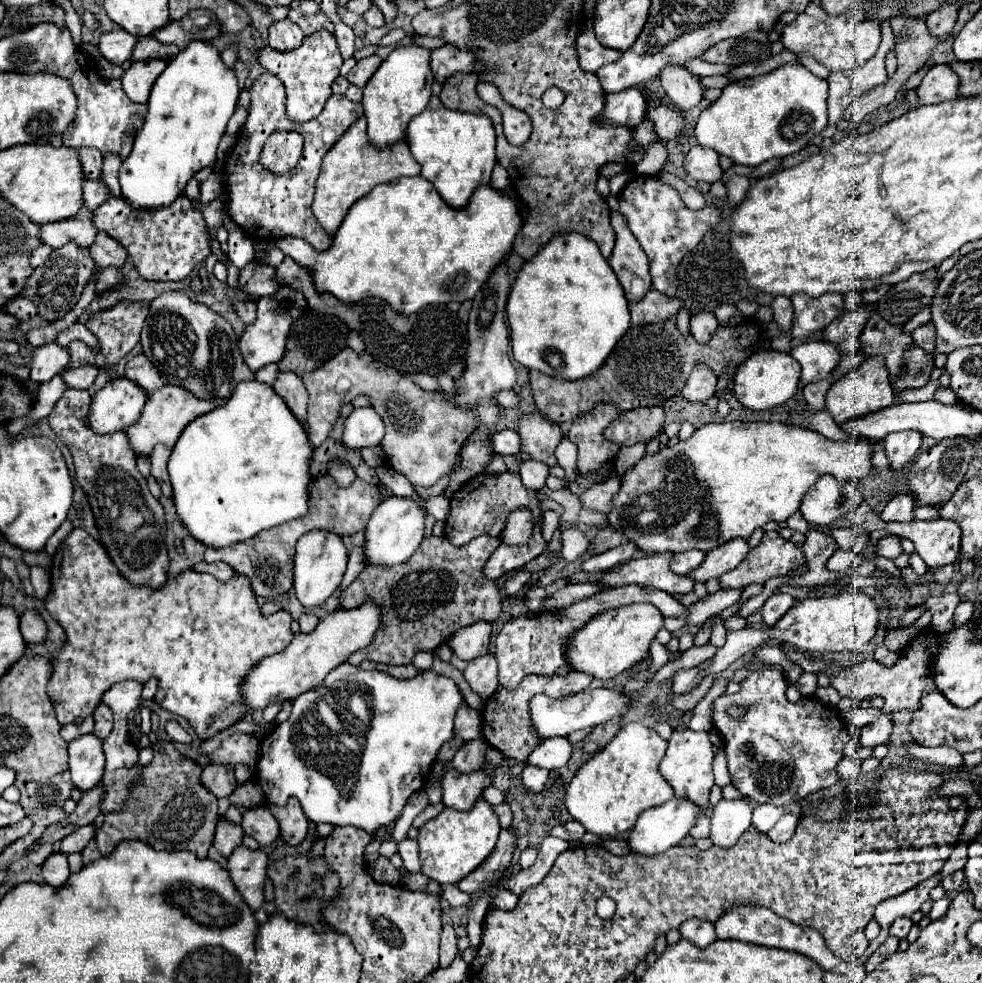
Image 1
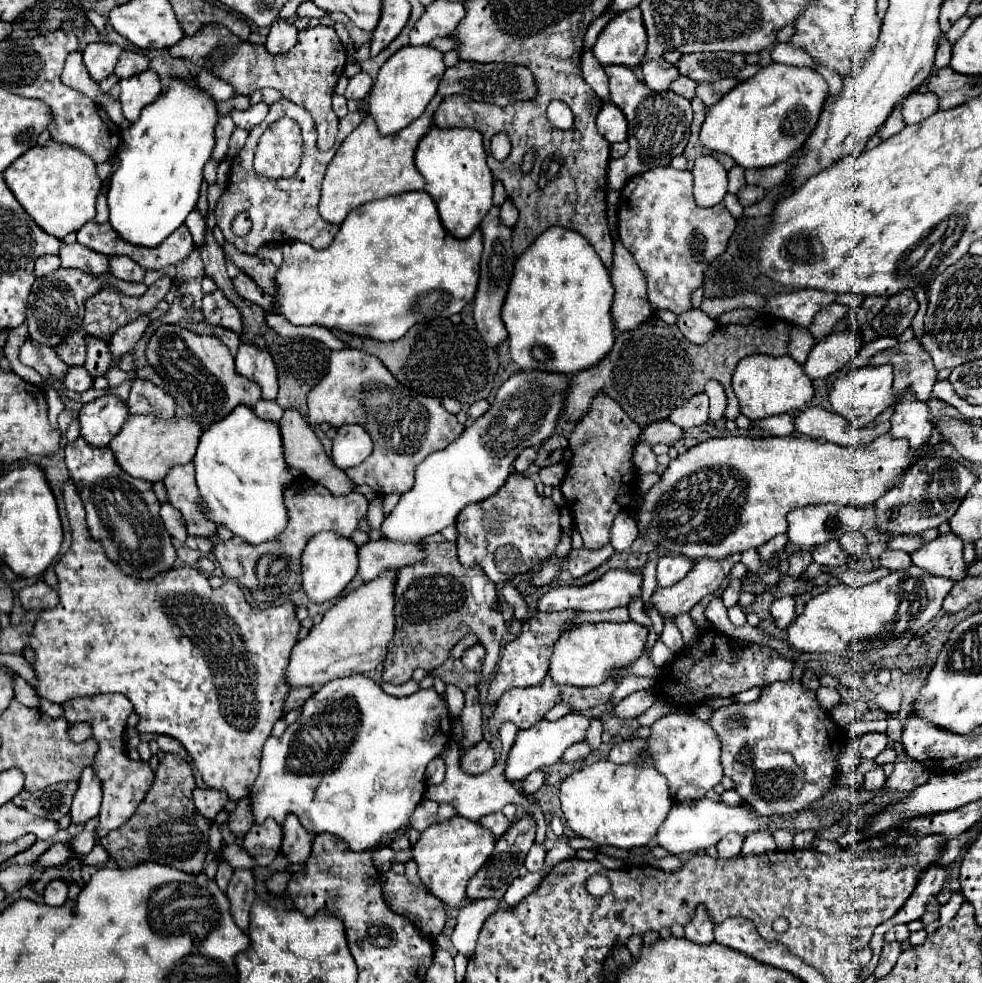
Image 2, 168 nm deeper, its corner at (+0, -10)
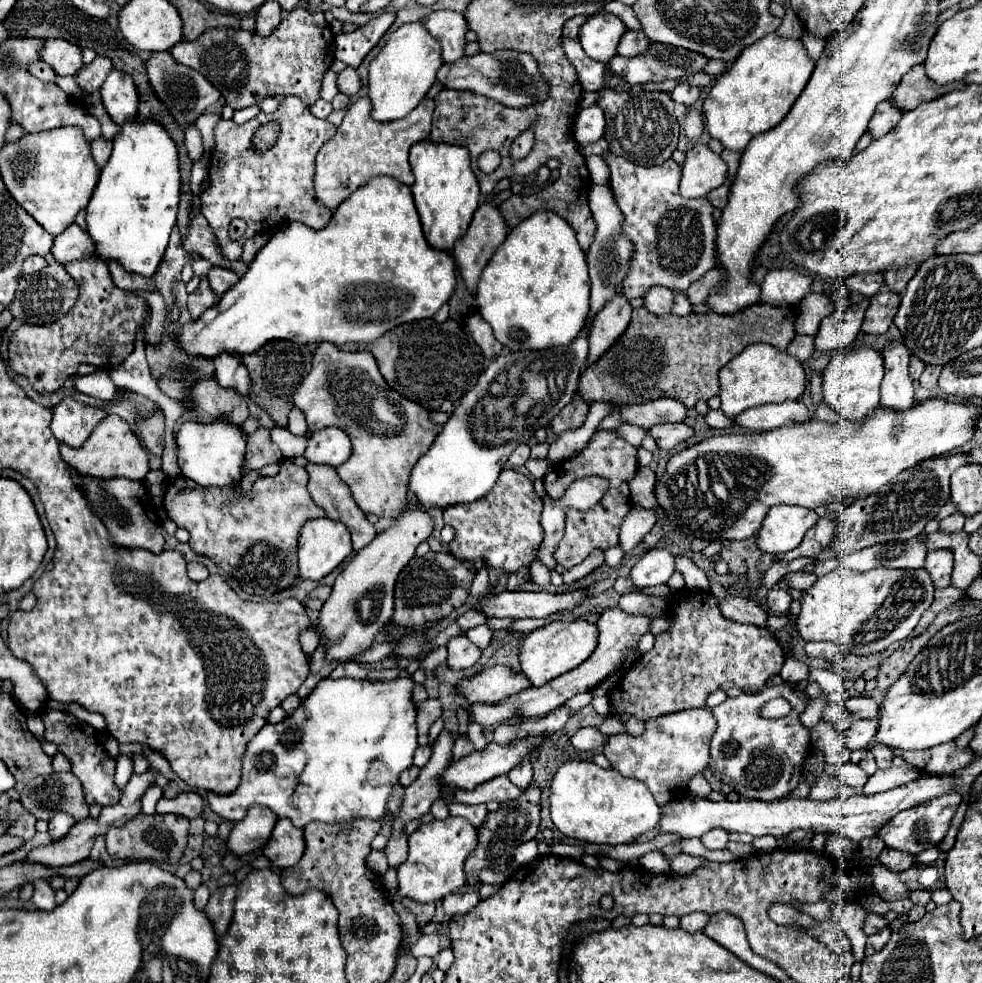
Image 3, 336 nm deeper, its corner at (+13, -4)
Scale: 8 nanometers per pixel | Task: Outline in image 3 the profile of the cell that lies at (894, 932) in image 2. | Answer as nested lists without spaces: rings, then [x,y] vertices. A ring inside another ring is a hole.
[[[868,912],[866,920],[864,920],[864,934],[866,934],[866,936],[876,934],[876,932],[880,932],[880,928],[884,928],[884,926],[886,926],[886,922],[884,922],[884,918],[882,918],[880,914]]]

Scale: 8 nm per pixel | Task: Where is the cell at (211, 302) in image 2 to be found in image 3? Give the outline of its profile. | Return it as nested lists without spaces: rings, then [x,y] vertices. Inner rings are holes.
[[[206,280],[200,282],[198,290],[188,294],[188,312],[192,318],[198,318],[204,310],[208,310],[210,306],[214,306],[218,302],[218,296],[212,292],[212,288],[208,286]]]

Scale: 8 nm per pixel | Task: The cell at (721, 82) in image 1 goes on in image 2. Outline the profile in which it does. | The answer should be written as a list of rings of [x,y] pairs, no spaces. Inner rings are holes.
[[[680,76],[675,82],[671,84],[671,91],[684,96],[688,100],[695,97],[697,83],[685,76]]]

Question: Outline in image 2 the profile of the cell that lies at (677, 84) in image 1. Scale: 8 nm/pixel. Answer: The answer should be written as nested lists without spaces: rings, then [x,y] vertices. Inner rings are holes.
[[[663,58],[653,60],[653,62],[645,62],[641,68],[645,74],[645,84],[657,92],[671,90],[671,82],[675,82],[681,76],[679,70]]]

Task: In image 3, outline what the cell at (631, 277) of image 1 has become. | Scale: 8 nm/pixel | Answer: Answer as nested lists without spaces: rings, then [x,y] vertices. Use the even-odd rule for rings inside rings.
[[[622,294],[614,296],[606,304],[606,308],[602,308],[602,312],[592,322],[592,328],[590,328],[588,366],[600,360],[600,356],[608,352],[608,348],[622,336],[620,332],[628,328],[630,318],[632,318],[632,306]]]

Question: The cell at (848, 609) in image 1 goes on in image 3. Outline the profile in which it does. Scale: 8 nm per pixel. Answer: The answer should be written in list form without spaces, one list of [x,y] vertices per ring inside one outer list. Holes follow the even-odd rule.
[[[844,566],[816,580],[802,596],[802,612],[798,616],[798,634],[804,640],[826,640],[838,644],[844,652],[868,656],[888,650],[890,644],[910,636],[920,616],[932,604],[934,586],[924,568],[890,570],[876,568],[854,572]]]

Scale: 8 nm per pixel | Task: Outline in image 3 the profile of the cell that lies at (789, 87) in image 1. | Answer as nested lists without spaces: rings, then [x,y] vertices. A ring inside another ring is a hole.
[[[778,32],[760,38],[710,86],[704,100],[704,122],[710,136],[720,140],[728,150],[744,152],[756,134],[768,132],[784,120],[808,84],[812,70],[814,60],[800,38],[782,38]]]

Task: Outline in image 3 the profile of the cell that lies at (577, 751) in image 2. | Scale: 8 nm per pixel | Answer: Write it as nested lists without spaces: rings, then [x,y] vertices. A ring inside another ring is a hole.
[[[580,728],[572,738],[572,746],[576,750],[594,750],[598,746],[604,746],[608,736],[604,736],[598,728]]]

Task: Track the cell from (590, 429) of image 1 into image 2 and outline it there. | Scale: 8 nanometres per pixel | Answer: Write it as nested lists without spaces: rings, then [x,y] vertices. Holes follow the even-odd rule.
[[[595,394],[591,400],[591,408],[589,414],[585,414],[585,418],[575,426],[571,438],[569,438],[569,448],[573,450],[573,460],[569,462],[567,468],[567,476],[561,484],[561,492],[575,516],[575,528],[581,532],[583,536],[583,546],[585,548],[601,548],[609,542],[609,528],[611,522],[615,518],[615,514],[621,510],[621,506],[615,502],[615,498],[619,494],[631,494],[633,492],[633,478],[635,468],[633,468],[633,450],[637,444],[637,436],[639,436],[641,428],[623,412],[623,408],[609,398],[607,394]]]

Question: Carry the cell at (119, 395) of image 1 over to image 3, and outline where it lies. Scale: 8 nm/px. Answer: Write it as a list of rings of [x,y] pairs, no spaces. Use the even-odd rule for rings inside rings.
[[[64,398],[58,406],[54,406],[50,430],[58,438],[58,442],[72,448],[80,448],[84,440],[90,436],[92,428],[104,416],[106,414],[100,408],[86,406],[82,402],[76,402],[74,398]]]

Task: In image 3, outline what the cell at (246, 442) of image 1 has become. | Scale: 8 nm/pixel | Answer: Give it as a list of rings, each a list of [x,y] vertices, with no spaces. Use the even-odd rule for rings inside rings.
[[[184,422],[176,434],[176,446],[182,474],[200,486],[226,486],[240,482],[246,452],[246,434],[240,430],[240,426],[228,428],[228,424]]]

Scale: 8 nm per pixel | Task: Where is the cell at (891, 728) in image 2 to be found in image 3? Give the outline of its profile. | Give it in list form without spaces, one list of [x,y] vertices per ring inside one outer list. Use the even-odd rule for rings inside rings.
[[[874,744],[872,747],[872,752],[877,760],[877,766],[879,769],[886,770],[891,767],[891,760],[893,759],[894,755],[887,746]]]

